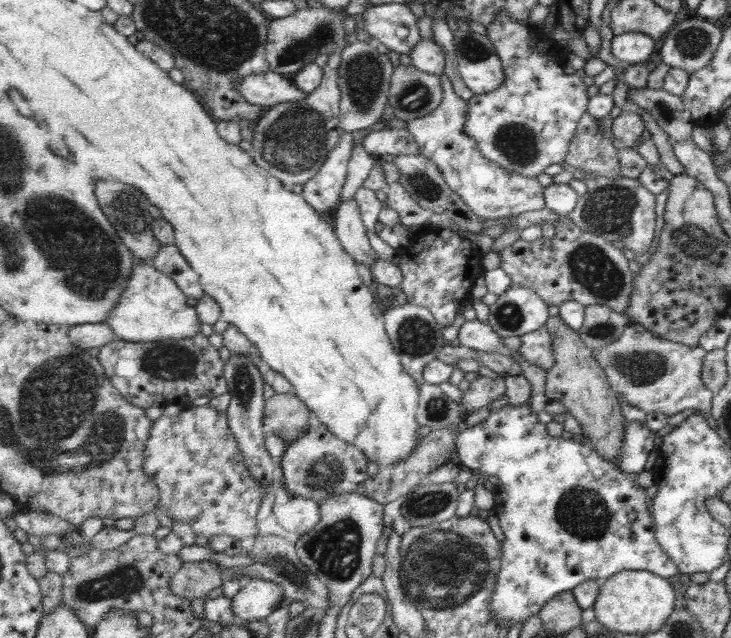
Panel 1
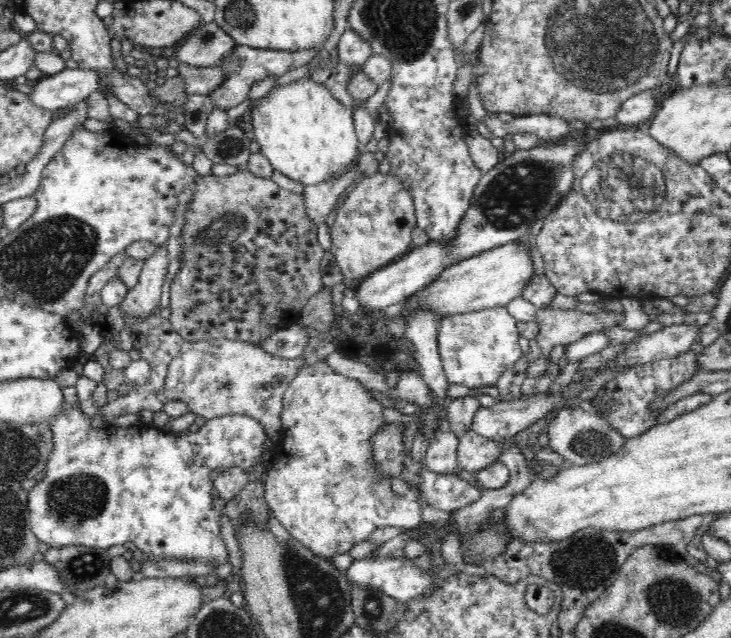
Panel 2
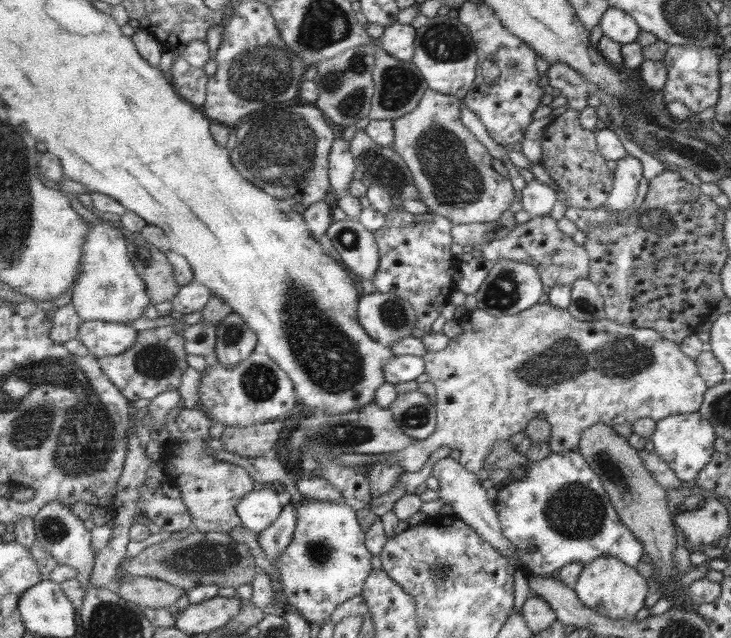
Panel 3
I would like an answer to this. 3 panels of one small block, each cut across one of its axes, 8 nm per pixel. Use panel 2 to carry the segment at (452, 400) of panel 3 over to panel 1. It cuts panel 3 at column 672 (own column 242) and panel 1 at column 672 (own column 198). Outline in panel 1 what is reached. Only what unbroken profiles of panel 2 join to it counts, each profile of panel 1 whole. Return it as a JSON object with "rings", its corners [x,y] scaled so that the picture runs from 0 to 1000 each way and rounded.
{"rings":[[[855,511],[852,524],[841,536],[811,549],[814,567],[825,580],[830,602],[844,624],[852,621],[863,636],[880,643],[882,649],[907,646],[912,652],[940,639],[956,643],[959,649],[970,646],[975,614],[964,611],[959,602],[964,555],[967,552],[959,542],[937,542],[910,533],[877,511]]]}

